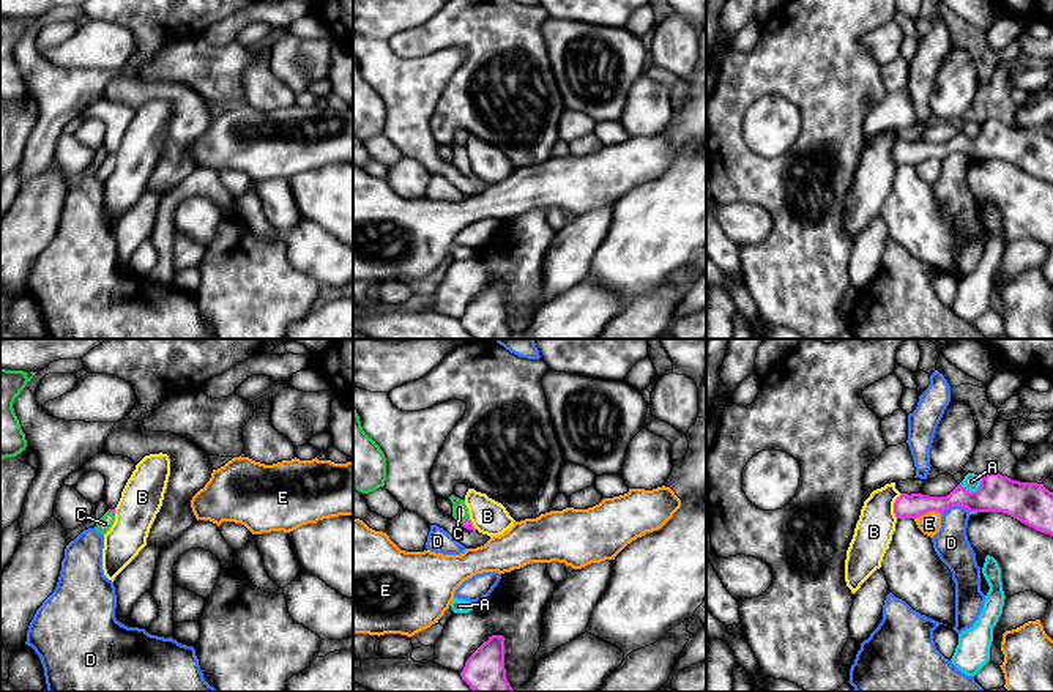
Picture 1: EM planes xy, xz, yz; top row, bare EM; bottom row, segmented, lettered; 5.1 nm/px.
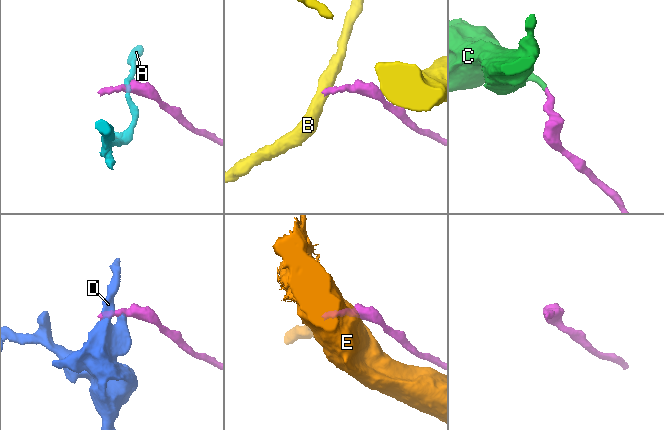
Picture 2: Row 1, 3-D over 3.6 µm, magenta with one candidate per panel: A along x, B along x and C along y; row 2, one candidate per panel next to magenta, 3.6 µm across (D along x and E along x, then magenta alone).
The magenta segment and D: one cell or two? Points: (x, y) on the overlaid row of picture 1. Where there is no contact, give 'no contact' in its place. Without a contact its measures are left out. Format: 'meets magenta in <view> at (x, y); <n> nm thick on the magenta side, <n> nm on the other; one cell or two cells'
meets magenta in yz at (956, 505); 190 nm thick on the magenta side, 180 nm on the other; two cells

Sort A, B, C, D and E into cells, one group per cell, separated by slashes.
A / B / C / D / E

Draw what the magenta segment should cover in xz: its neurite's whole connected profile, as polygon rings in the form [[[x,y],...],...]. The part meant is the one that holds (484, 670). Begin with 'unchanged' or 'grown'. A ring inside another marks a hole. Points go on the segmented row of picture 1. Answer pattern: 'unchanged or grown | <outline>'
unchanged | [[[489,637],[467,659],[460,676],[473,692],[515,692],[506,678],[504,637]]]

